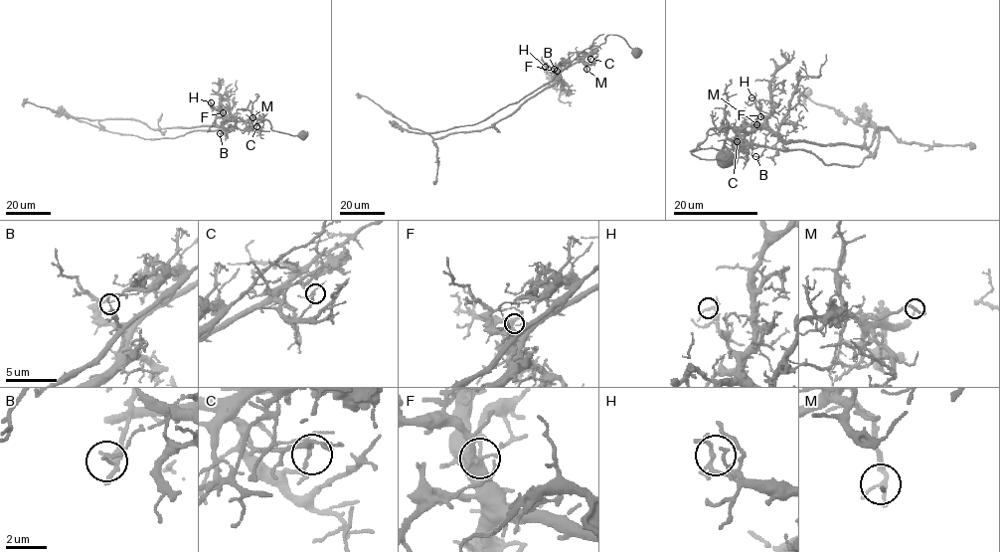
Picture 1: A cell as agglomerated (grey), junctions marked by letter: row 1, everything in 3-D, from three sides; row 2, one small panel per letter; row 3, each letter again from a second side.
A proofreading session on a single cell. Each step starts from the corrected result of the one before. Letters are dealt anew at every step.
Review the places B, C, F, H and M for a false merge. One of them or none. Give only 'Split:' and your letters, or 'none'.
Split: B

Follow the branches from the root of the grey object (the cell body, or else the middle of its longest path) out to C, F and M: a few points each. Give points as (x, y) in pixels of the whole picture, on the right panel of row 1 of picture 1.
C: (725, 156), (702, 159), (691, 151), (711, 128), (731, 126), (748, 144), (741, 145), (737, 141)
F: (725, 156), (702, 159), (691, 151), (711, 128), (731, 126), (752, 131), (763, 124), (760, 116)
M: (725, 156), (702, 159), (691, 151), (711, 128), (756, 124)

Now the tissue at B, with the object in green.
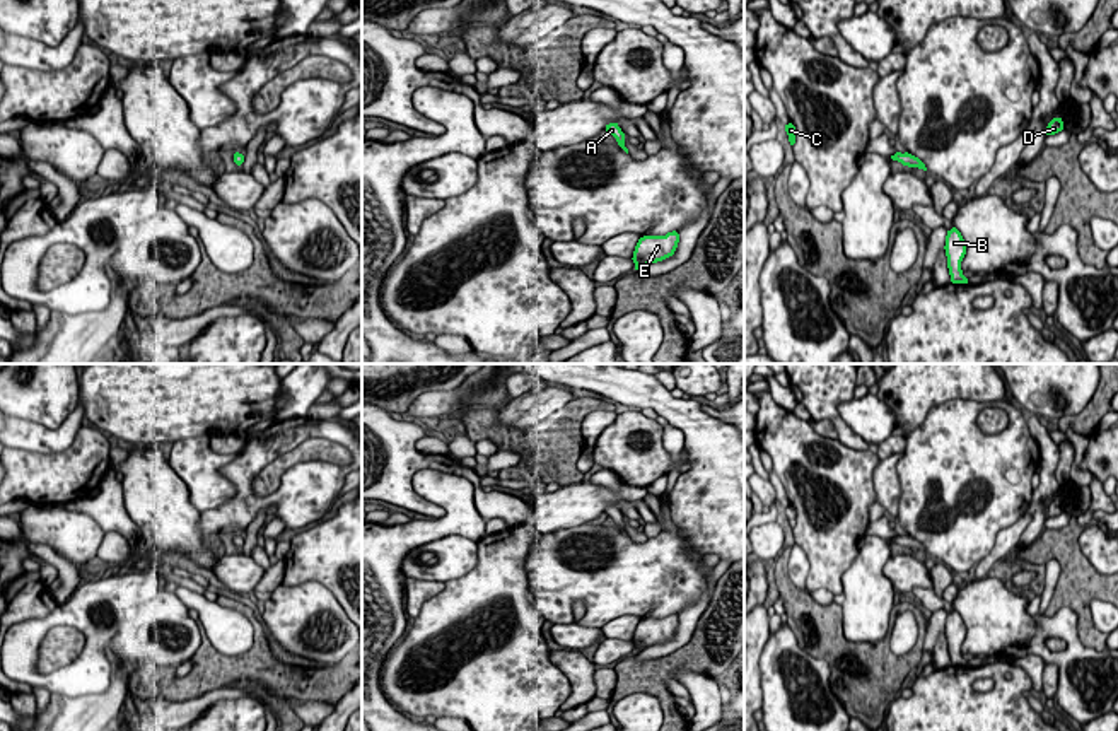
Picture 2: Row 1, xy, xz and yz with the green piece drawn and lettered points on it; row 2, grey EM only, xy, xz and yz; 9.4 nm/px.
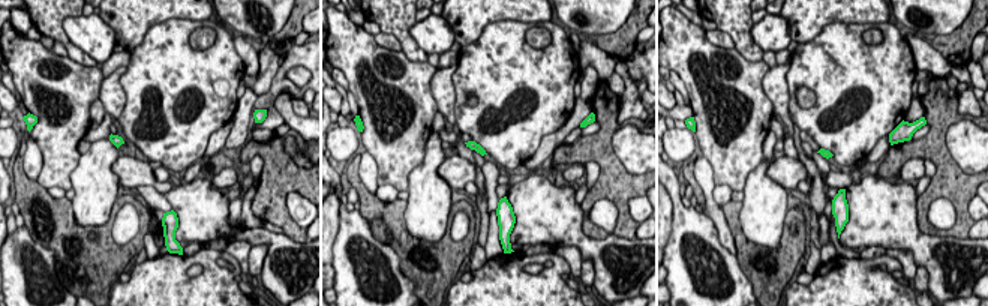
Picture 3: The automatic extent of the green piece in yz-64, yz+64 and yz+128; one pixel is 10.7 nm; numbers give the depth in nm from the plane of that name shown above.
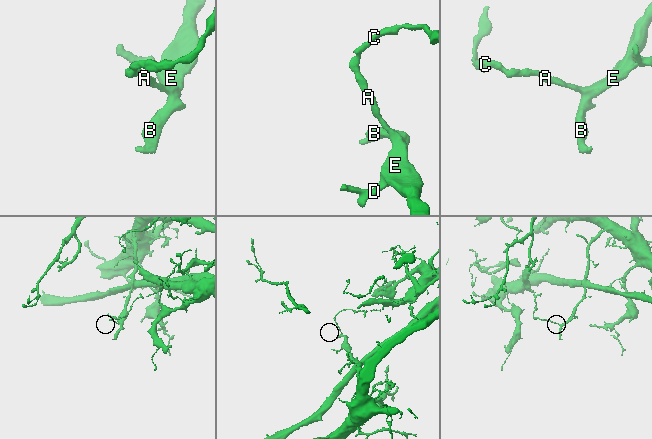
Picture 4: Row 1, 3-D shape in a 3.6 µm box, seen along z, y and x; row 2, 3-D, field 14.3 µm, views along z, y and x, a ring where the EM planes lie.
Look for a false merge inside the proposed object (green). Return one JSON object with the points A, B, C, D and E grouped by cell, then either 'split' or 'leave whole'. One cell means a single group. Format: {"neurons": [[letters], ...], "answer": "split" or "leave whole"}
{"neurons": [["A", "C"], ["B", "D", "E"]], "answer": "split"}

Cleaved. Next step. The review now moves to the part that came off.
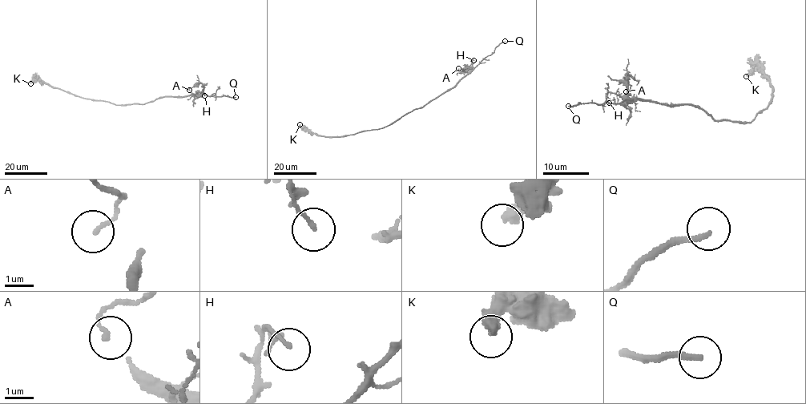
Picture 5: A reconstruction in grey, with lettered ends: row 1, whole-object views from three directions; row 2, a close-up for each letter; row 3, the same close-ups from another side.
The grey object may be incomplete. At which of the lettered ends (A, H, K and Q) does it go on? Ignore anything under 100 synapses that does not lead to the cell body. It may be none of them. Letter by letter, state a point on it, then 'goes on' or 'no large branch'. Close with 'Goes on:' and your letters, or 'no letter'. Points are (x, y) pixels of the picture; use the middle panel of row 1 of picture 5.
A: (458, 68) | no large branch
H: (473, 60) | no large branch
K: (300, 124) | no large branch
Q: (505, 41) | goes on
Goes on: Q

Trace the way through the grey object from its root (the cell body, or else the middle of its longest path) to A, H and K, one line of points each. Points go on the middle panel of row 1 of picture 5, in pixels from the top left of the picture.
A: (407, 114), (421, 108), (449, 90), (473, 69), (458, 70), (458, 68)
H: (407, 114), (421, 108), (452, 89), (471, 70), (469, 65), (471, 59), (473, 60)
K: (407, 114), (378, 129), (361, 131), (341, 136), (318, 135), (304, 130), (300, 124)

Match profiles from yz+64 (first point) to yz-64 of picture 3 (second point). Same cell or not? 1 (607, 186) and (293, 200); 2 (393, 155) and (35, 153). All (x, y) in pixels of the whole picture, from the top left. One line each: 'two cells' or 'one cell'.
1: two cells
2: two cells

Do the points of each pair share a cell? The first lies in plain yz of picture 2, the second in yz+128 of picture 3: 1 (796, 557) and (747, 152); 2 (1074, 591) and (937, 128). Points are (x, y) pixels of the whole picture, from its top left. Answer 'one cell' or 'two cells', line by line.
1: two cells
2: one cell

